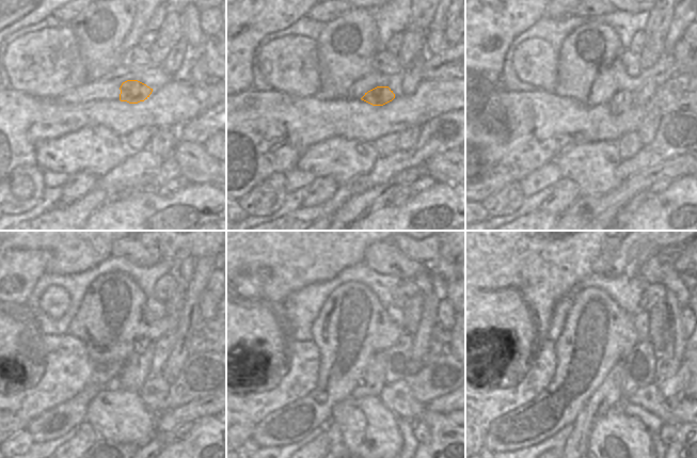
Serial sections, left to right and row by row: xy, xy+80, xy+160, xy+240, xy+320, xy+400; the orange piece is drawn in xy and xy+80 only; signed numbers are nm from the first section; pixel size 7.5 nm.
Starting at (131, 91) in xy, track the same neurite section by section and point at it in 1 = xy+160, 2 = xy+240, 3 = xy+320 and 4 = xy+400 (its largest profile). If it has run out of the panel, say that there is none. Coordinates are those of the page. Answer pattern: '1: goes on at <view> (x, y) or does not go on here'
1: goes on at xy+160 (621, 101)
2: goes on at xy+240 (136, 370)
3: goes on at xy+320 (371, 381)
4: goes on at xy+400 (608, 395)

